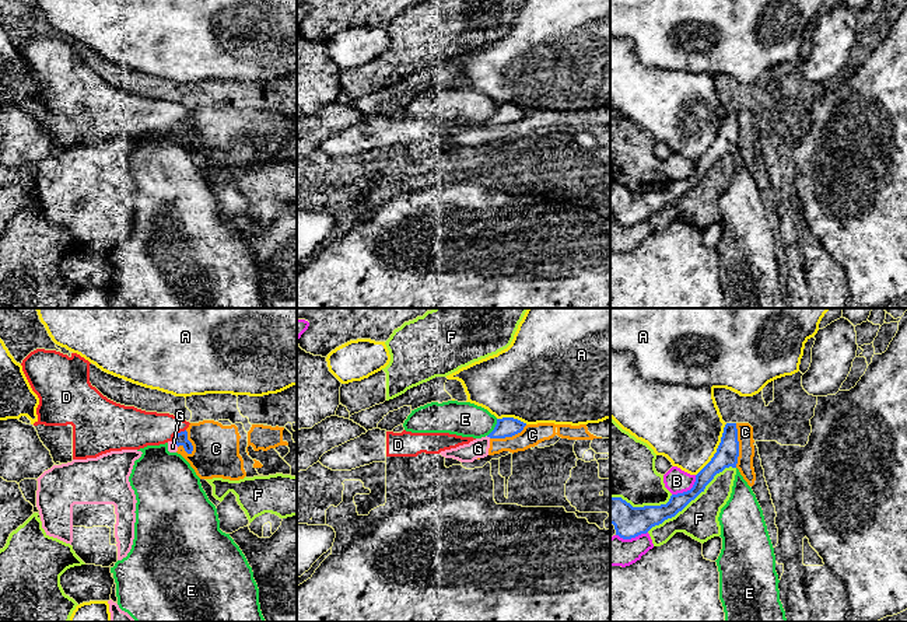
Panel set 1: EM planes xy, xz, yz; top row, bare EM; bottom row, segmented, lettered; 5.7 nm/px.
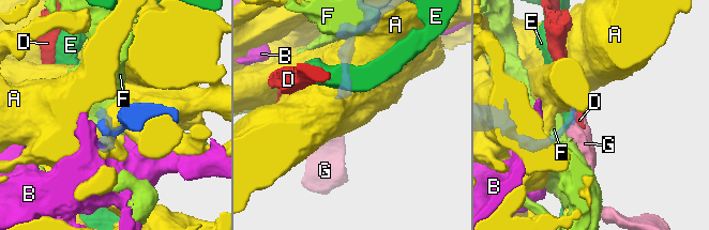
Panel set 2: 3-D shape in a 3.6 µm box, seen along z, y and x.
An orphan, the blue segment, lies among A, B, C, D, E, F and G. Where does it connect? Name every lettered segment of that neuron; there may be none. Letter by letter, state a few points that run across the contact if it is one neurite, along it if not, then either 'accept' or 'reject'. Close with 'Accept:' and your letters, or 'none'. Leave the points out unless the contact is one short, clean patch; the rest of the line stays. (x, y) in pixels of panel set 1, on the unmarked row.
A: reject
B: reject
C: line yz (735, 109), (738, 121), (736, 153); reject
D: line xy (181, 125), (178, 119), (135, 115); accept
E: line xz (497, 105), (497, 109), (487, 122); reject
F: reject
G: line xz (486, 122), (490, 123); reject
Accept: D

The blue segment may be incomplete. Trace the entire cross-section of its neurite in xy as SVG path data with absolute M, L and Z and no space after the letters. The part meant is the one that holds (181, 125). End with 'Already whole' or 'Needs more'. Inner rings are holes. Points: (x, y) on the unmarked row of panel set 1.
M36 35L21 49L22 57L39 84L38 106L34 113L53 148L67 150L73 146L97 144L111 137L140 136L172 127L192 140L188 126L189 108L169 99L146 98L125 92L104 83L90 69L90 48L77 39L69 43L56 36Z. Needs more

